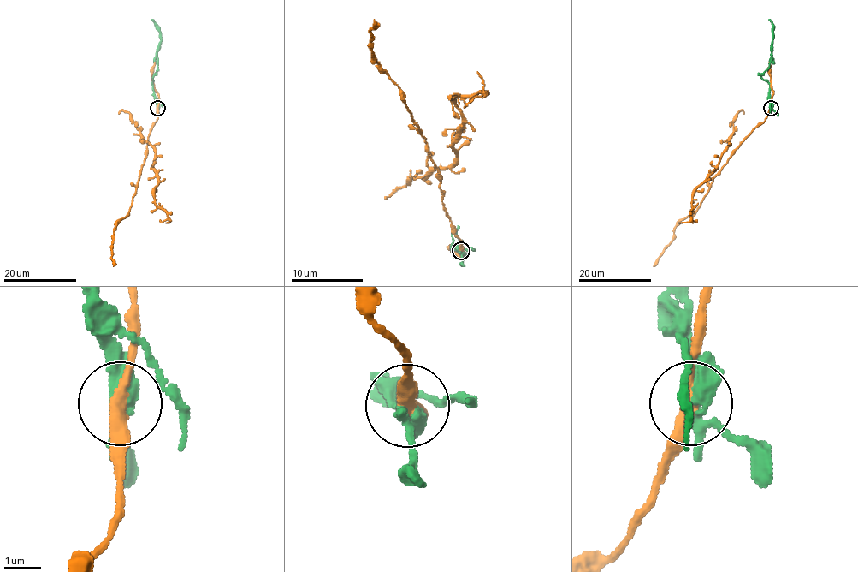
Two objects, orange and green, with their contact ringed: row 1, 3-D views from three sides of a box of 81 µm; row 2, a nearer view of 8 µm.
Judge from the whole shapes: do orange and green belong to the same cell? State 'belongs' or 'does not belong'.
does not belong

